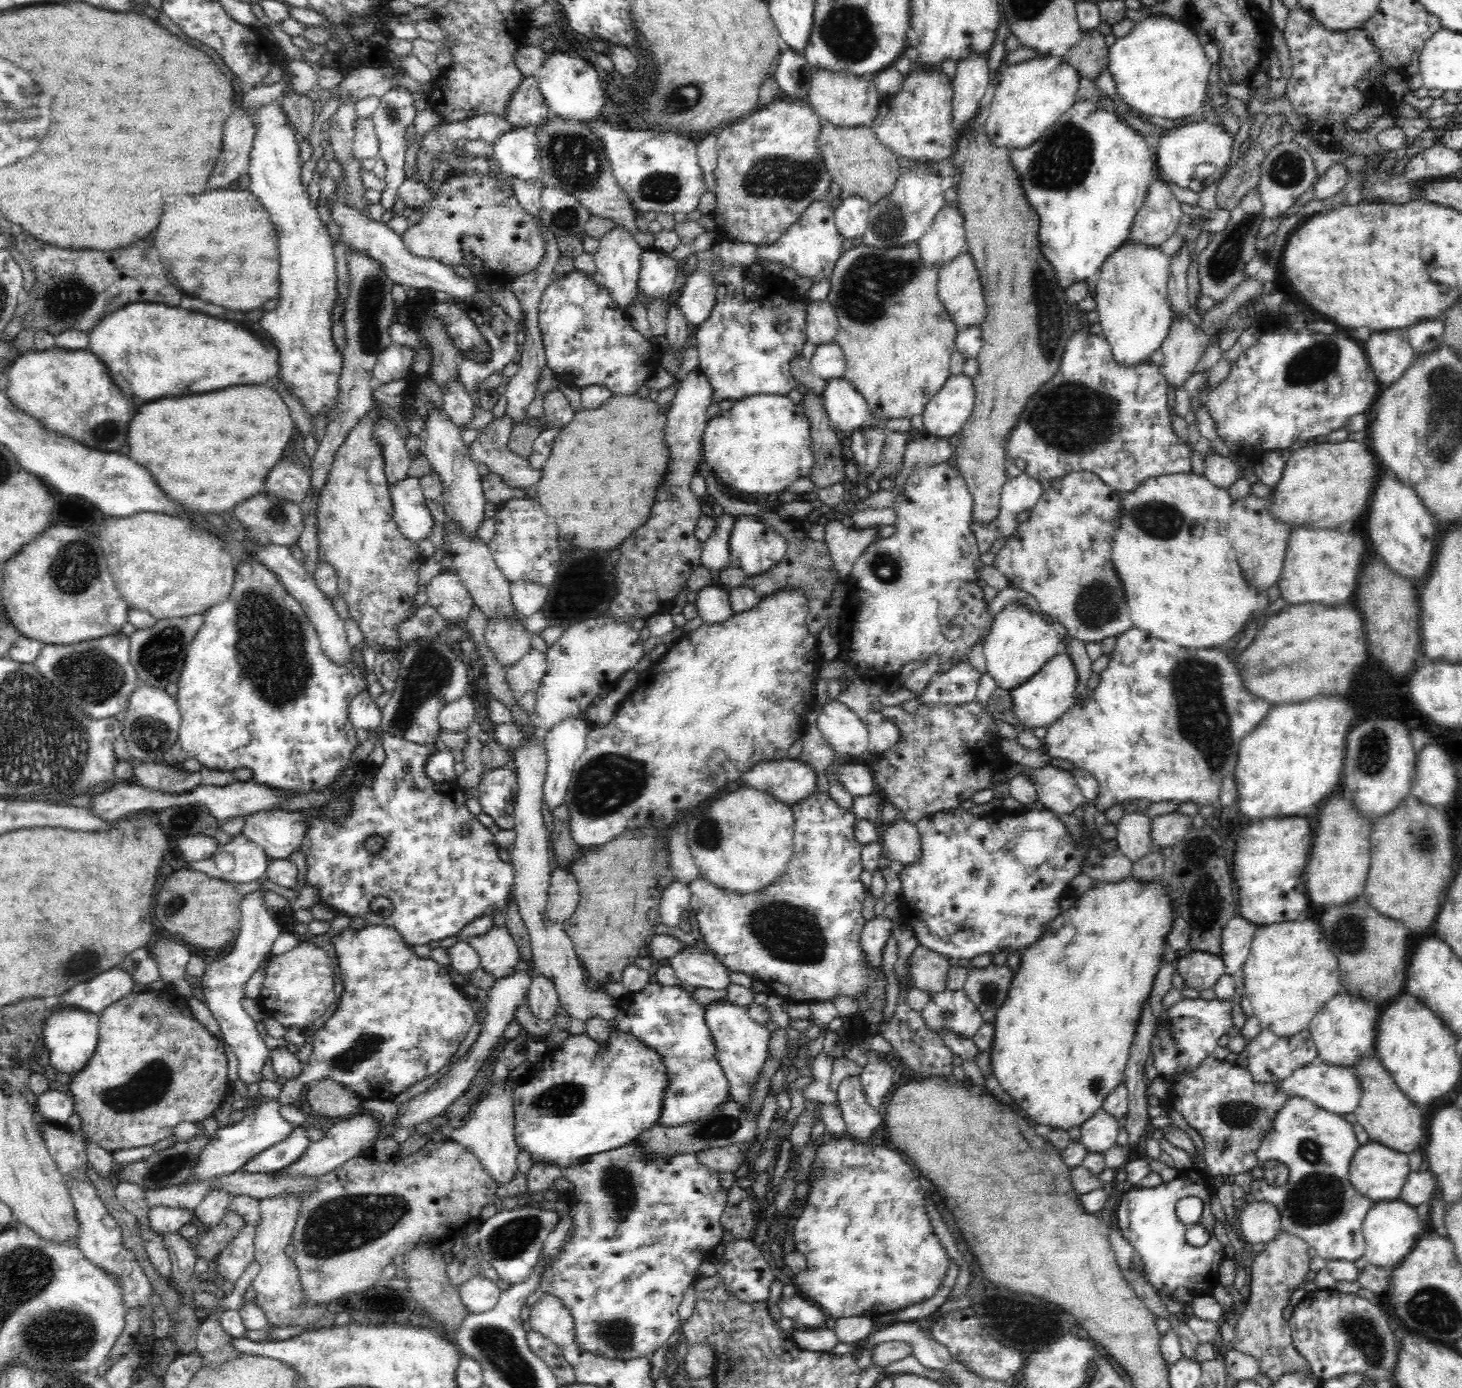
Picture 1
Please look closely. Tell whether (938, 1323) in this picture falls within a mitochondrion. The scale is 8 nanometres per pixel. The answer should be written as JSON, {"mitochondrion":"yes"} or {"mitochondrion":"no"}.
{"mitochondrion":"no"}

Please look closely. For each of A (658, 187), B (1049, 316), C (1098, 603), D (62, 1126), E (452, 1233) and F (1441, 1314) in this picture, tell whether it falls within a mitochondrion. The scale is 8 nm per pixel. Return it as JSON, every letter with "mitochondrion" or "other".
{"A":"mitochondrion","B":"mitochondrion","C":"mitochondrion","D":"other","E":"other","F":"mitochondrion"}

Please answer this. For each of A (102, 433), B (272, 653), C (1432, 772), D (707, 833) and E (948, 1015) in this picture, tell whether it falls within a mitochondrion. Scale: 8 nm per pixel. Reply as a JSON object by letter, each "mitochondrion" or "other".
{"A":"mitochondrion","B":"mitochondrion","C":"other","D":"mitochondrion","E":"mitochondrion"}

